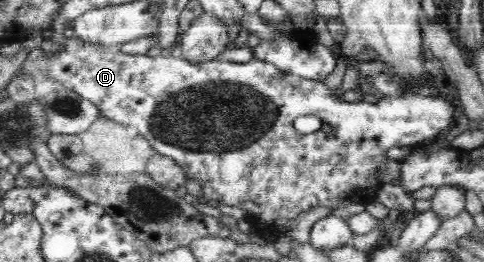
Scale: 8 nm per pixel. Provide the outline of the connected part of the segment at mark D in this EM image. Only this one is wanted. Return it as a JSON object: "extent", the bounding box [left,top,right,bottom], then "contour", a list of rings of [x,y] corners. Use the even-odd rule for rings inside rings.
{"extent":[43,39,455,238],"contour":[[[77,39],[77,41],[67,41],[67,44],[61,45],[63,50],[57,51],[53,55],[53,61],[51,62],[45,62],[43,65],[45,65],[45,68],[43,71],[46,71],[50,78],[54,79],[55,81],[58,81],[59,84],[64,85],[67,88],[70,88],[73,93],[77,93],[80,96],[89,98],[89,101],[95,103],[97,106],[97,109],[99,109],[99,112],[101,112],[101,116],[105,116],[106,118],[112,119],[113,121],[117,123],[121,123],[121,125],[130,125],[134,126],[138,133],[143,137],[144,139],[147,139],[147,142],[151,144],[151,147],[157,151],[158,154],[169,157],[173,159],[183,170],[184,173],[191,178],[191,180],[195,180],[195,182],[199,183],[201,188],[201,194],[205,196],[205,198],[209,200],[219,200],[220,204],[227,205],[227,206],[238,206],[243,211],[245,211],[245,219],[251,224],[252,229],[255,229],[256,231],[256,238],[267,238],[269,236],[275,237],[274,235],[271,235],[271,233],[280,233],[279,230],[287,224],[287,222],[290,221],[290,219],[294,219],[296,216],[298,216],[300,213],[307,212],[308,210],[311,210],[315,207],[327,207],[327,208],[333,208],[333,210],[336,210],[340,207],[346,207],[351,204],[355,204],[355,199],[353,197],[357,197],[357,193],[361,191],[361,189],[366,189],[368,191],[377,191],[383,183],[378,181],[378,175],[376,175],[376,170],[383,166],[386,163],[386,160],[389,159],[389,156],[387,156],[387,151],[391,149],[391,147],[403,147],[403,146],[411,146],[411,145],[417,145],[420,146],[423,143],[426,143],[428,141],[431,141],[431,137],[440,138],[443,134],[443,129],[447,129],[447,127],[451,128],[451,125],[453,125],[453,121],[455,121],[455,107],[453,107],[453,103],[449,103],[449,101],[445,101],[445,99],[441,99],[441,97],[423,97],[423,94],[403,94],[402,96],[383,96],[379,101],[376,103],[368,103],[368,102],[349,102],[341,100],[339,97],[334,95],[329,88],[323,82],[312,80],[312,79],[303,79],[301,76],[298,75],[291,75],[289,73],[286,73],[286,71],[283,71],[279,69],[278,67],[275,67],[272,63],[253,58],[251,61],[248,61],[247,63],[235,63],[235,62],[229,62],[226,60],[205,60],[204,62],[191,62],[191,60],[186,60],[181,58],[177,53],[166,53],[161,56],[157,57],[150,57],[149,55],[131,55],[129,53],[123,53],[120,51],[110,51],[109,47],[105,46],[98,46],[95,44],[91,44],[89,42],[85,42],[83,40]],[[304,115],[316,115],[321,119],[322,126],[319,129],[319,131],[315,131],[315,133],[309,133],[309,135],[301,135],[301,133],[298,133],[295,128],[293,128],[293,121],[294,119],[297,119],[298,116],[304,116]]]}

